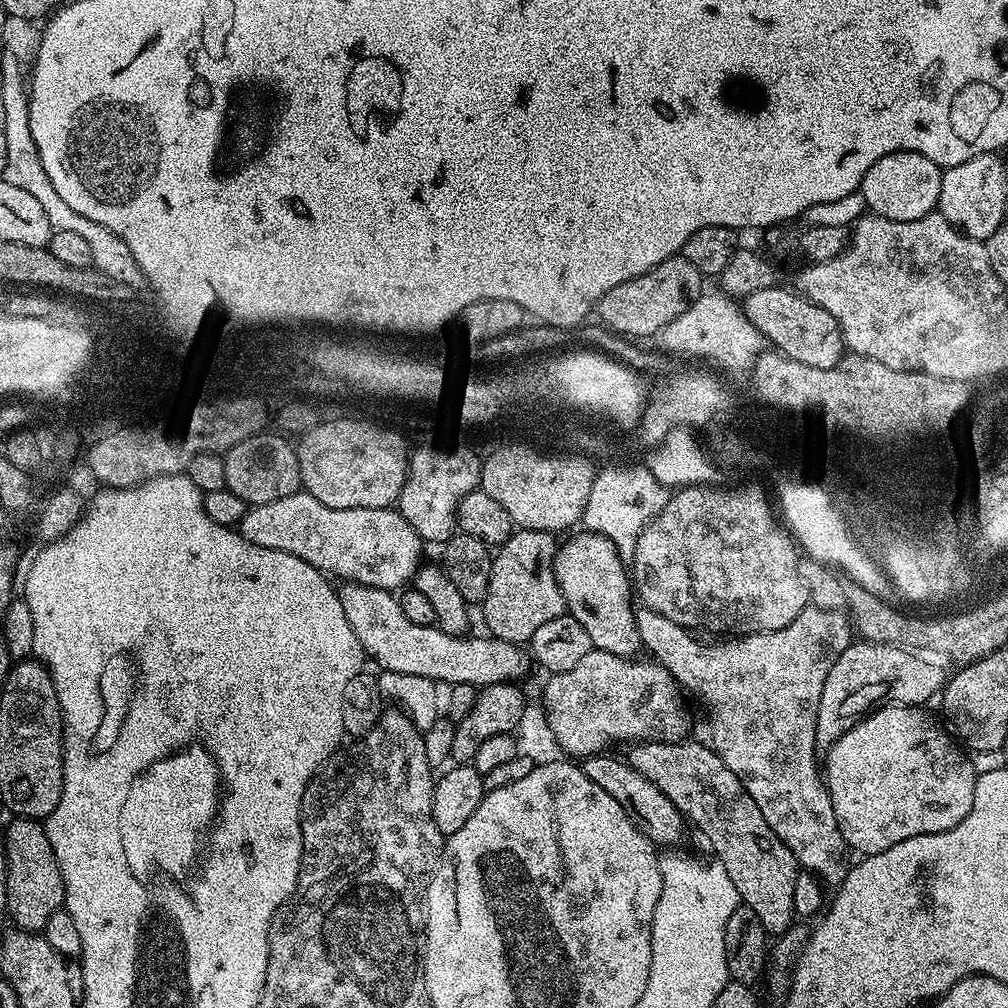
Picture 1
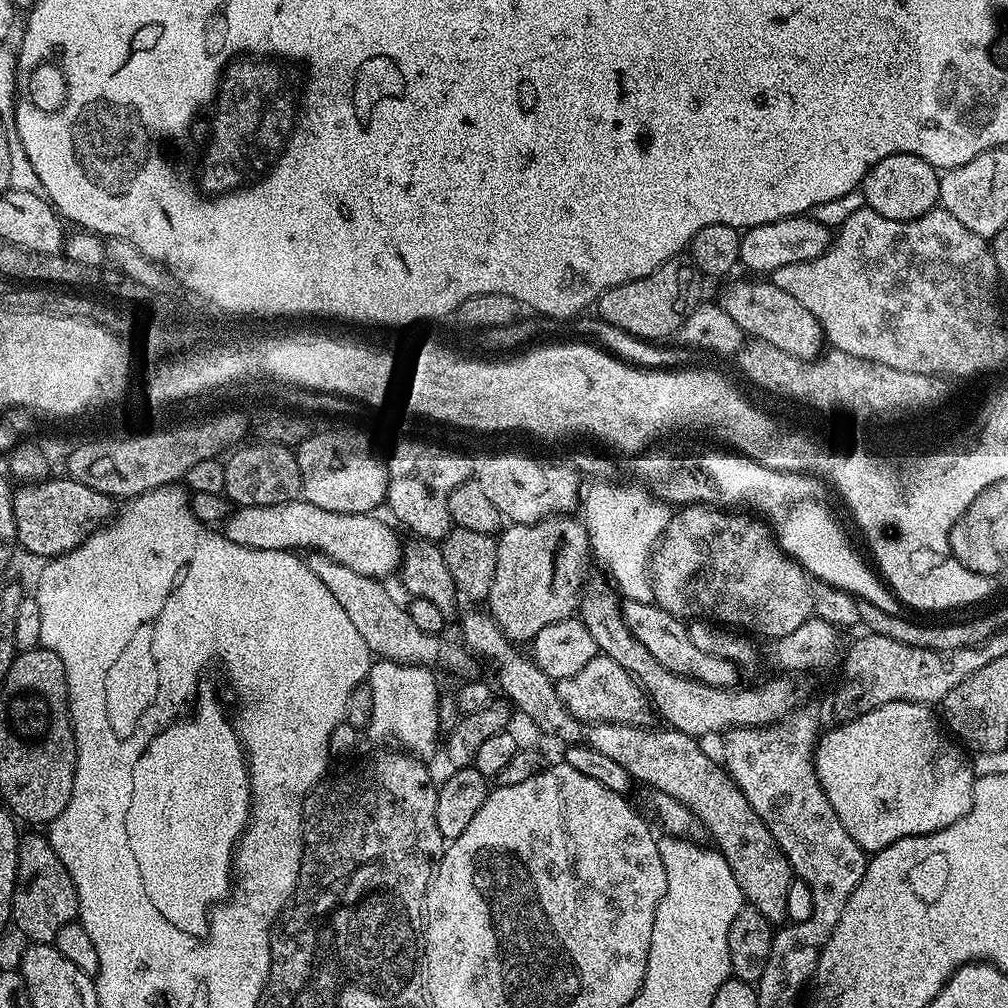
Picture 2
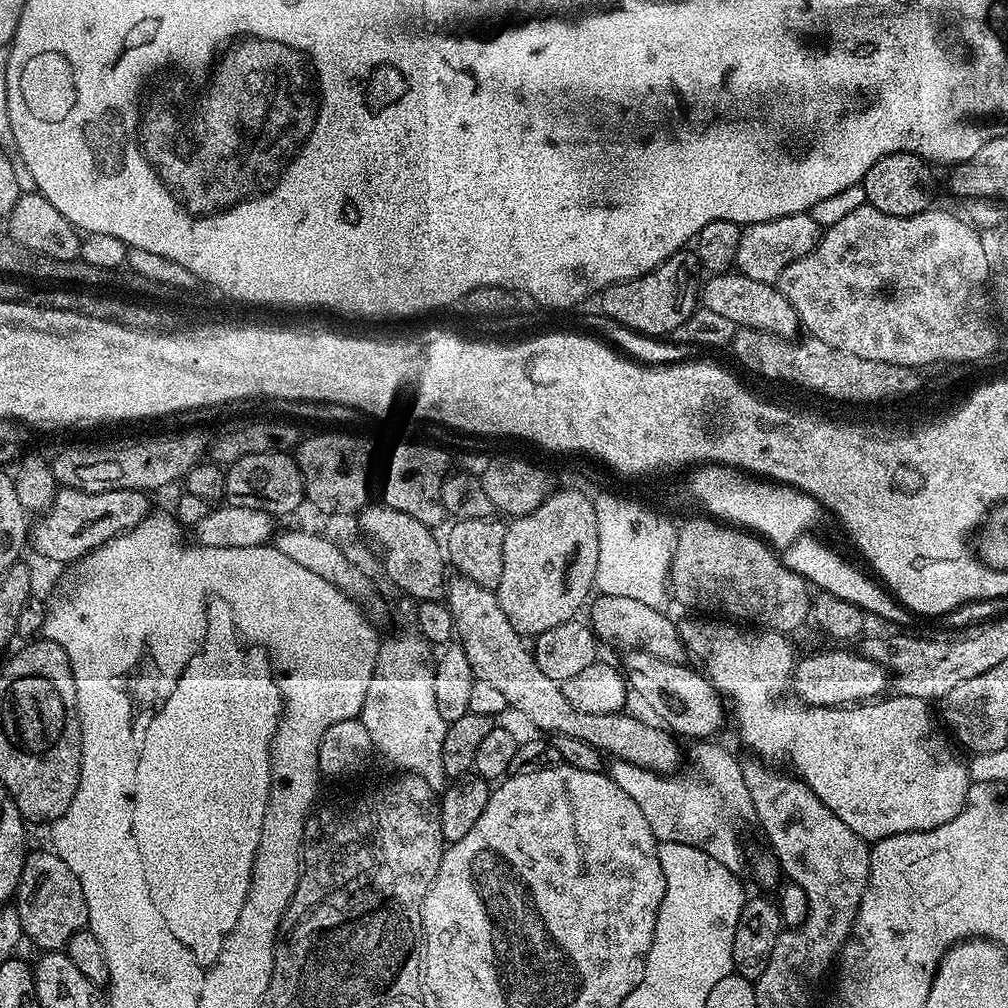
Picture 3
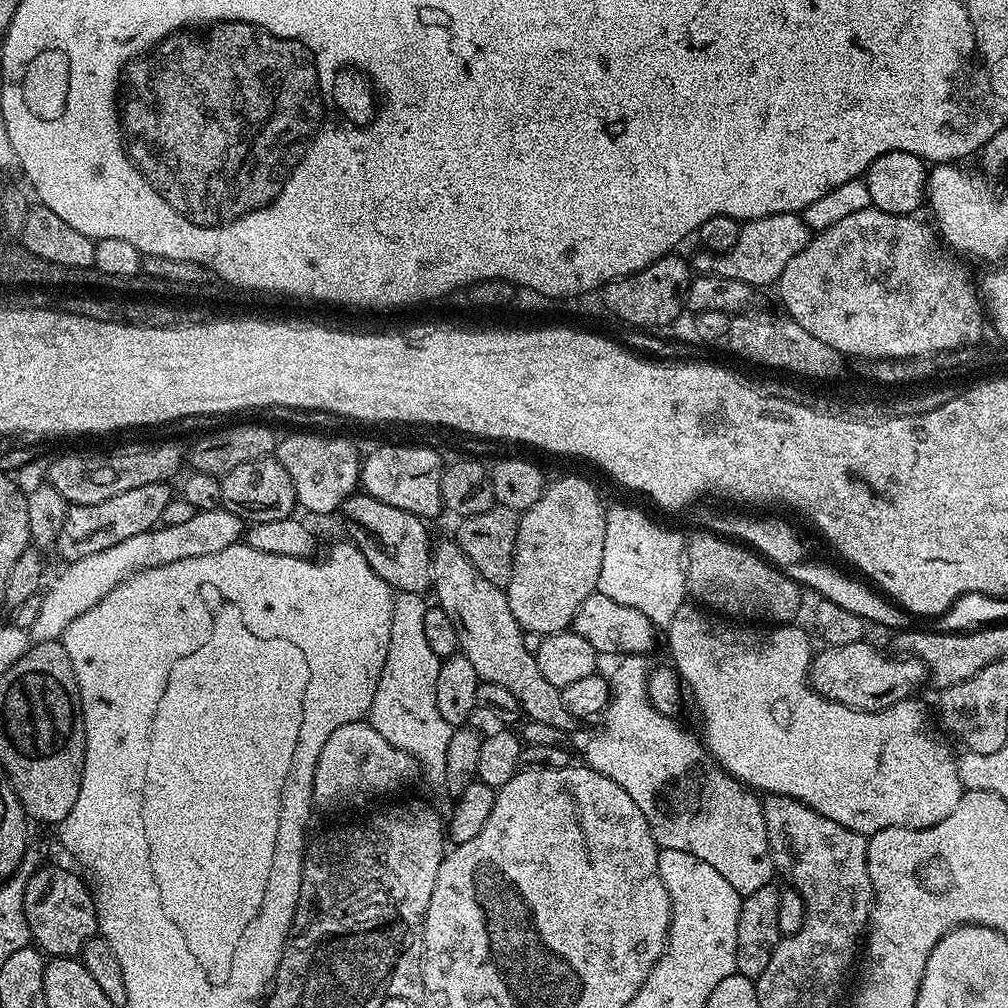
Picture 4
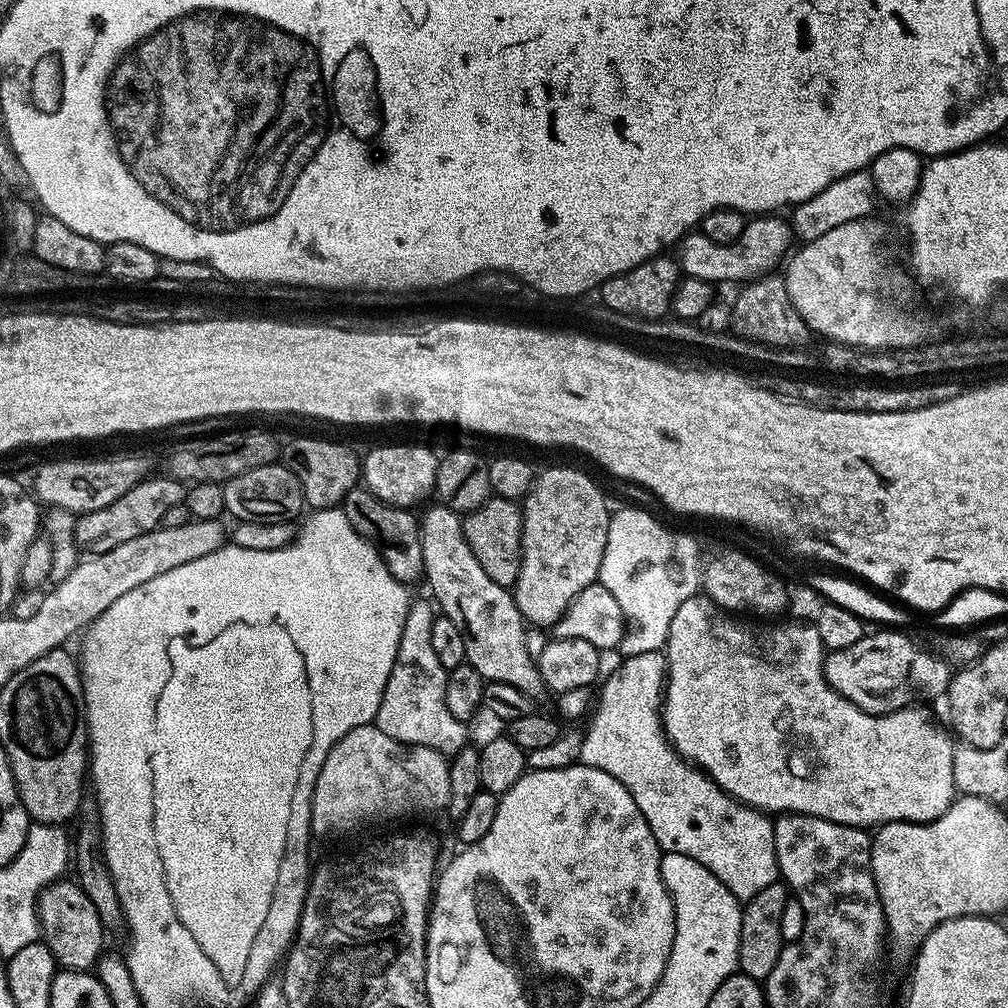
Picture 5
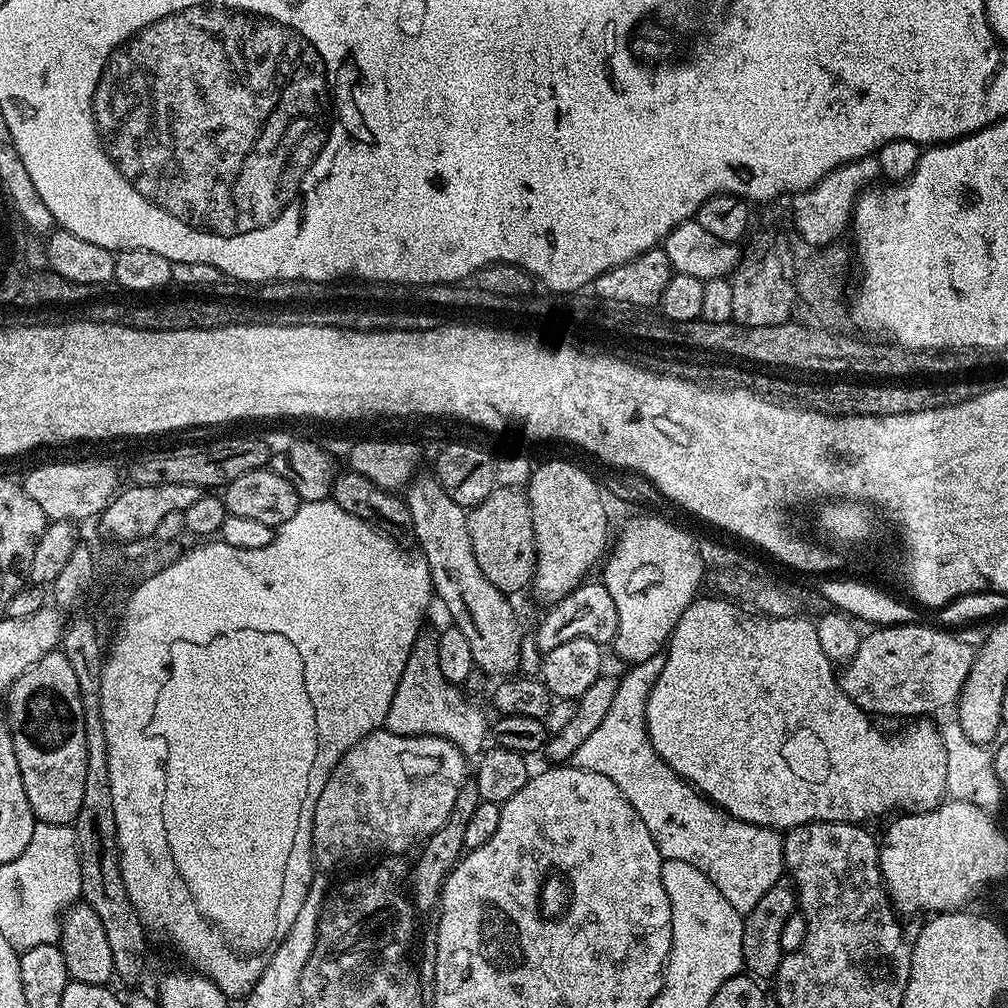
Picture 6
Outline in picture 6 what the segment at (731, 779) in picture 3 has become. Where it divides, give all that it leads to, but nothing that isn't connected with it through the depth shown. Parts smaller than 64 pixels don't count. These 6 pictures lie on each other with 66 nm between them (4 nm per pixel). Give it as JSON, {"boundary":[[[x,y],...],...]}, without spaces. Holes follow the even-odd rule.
{"boundary":[[[657,654],[646,658],[646,662],[631,665],[627,669],[628,673],[619,677],[614,690],[614,702],[606,713],[606,719],[600,723],[598,730],[594,730],[594,734],[590,734],[590,738],[586,738],[586,742],[582,742],[582,746],[578,746],[578,750],[574,750],[570,764],[573,768],[590,770],[610,778],[610,782],[622,790],[630,806],[638,810],[638,818],[646,822],[646,830],[650,830],[650,838],[654,838],[654,846],[658,846],[661,857],[664,860],[690,862],[690,866],[702,870],[702,874],[706,874],[706,878],[710,878],[710,882],[722,890],[726,902],[730,902],[734,910],[746,914],[754,910],[762,894],[766,894],[766,890],[770,890],[770,886],[774,886],[785,875],[784,837],[777,829],[742,822],[729,812],[724,812],[686,783],[677,772],[670,770],[666,762],[662,762],[646,730],[646,702],[658,674],[662,674],[663,665],[663,655]]]}

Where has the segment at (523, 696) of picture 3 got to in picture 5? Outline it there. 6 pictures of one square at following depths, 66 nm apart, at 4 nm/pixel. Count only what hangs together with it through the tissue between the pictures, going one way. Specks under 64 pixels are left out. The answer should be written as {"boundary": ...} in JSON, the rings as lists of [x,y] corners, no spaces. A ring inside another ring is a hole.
{"boundary":[[[443,502],[427,508],[418,516],[423,579],[428,580],[431,599],[438,605],[439,611],[448,616],[458,630],[462,630],[462,642],[466,642],[466,663],[486,682],[514,686],[530,698],[545,695],[537,661],[532,660],[527,649],[526,621],[518,610],[515,595],[509,589],[498,586],[498,582],[482,570],[478,558],[474,558],[474,550],[470,550],[470,542],[466,542],[461,513]]]}

